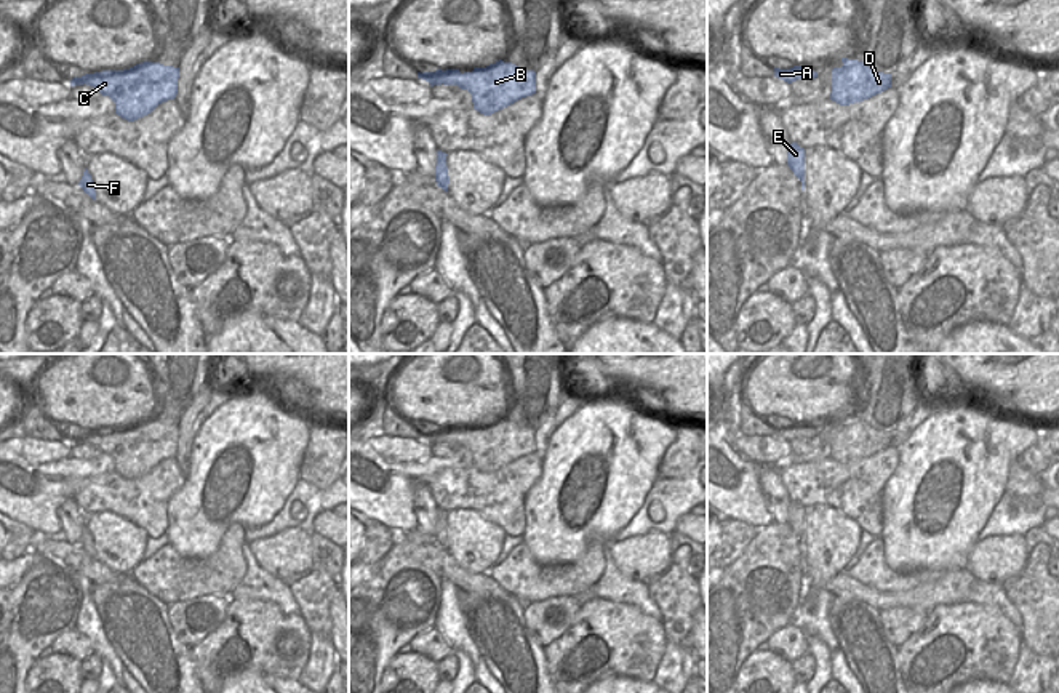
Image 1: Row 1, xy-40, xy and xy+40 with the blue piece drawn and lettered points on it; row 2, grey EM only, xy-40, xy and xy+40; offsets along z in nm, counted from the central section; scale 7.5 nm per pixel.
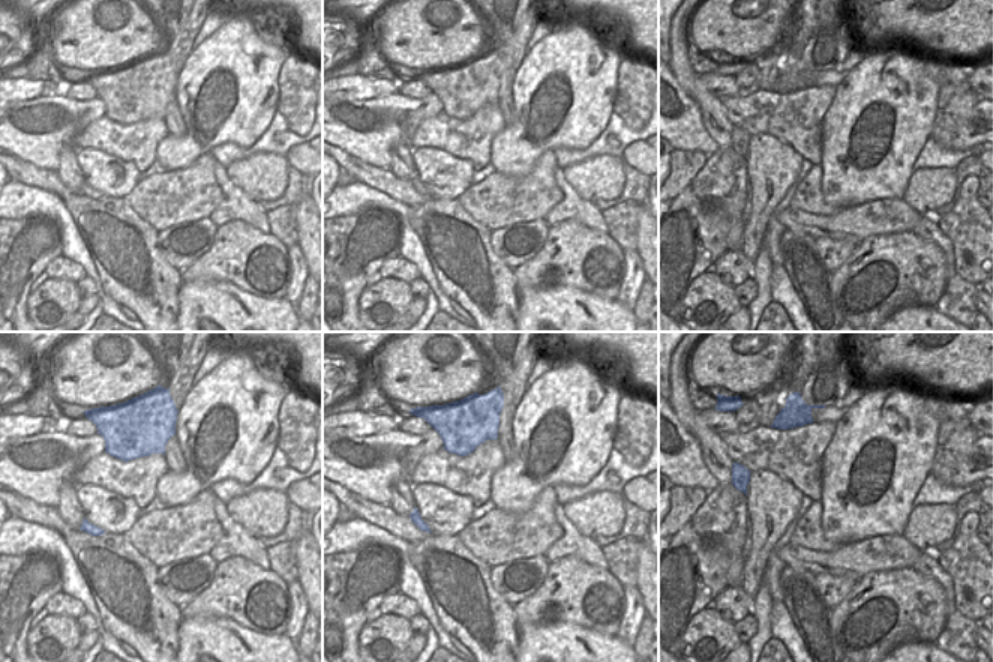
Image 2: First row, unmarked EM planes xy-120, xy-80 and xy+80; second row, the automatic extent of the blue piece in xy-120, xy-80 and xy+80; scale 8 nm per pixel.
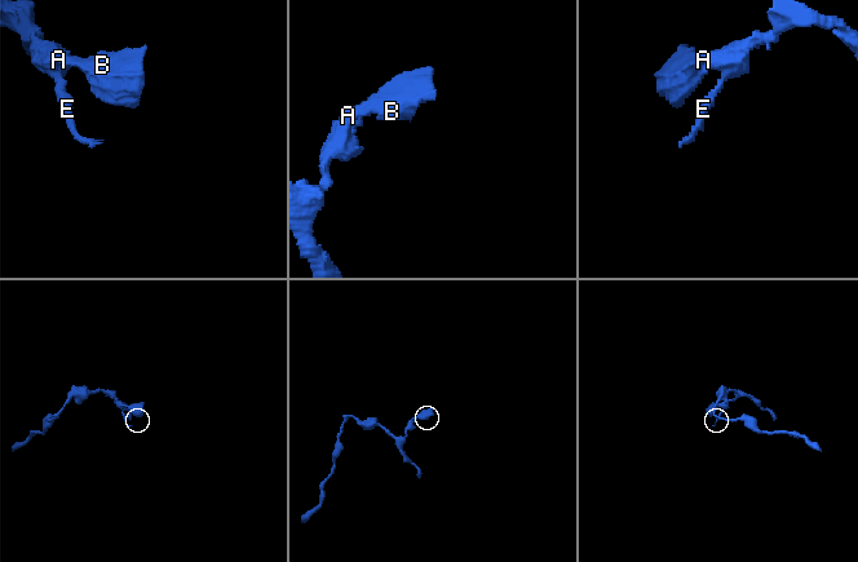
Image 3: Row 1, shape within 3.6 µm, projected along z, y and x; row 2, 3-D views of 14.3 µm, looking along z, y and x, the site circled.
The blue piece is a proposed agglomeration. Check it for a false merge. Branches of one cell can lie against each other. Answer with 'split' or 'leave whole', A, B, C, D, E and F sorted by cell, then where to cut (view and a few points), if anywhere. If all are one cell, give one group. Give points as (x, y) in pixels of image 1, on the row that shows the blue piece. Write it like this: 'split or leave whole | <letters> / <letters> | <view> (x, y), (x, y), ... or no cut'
leave whole | A B C D E F | no cut

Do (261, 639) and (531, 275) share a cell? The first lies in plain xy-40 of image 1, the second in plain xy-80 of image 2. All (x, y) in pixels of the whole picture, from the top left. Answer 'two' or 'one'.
one

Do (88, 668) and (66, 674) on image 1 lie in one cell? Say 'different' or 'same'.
different

